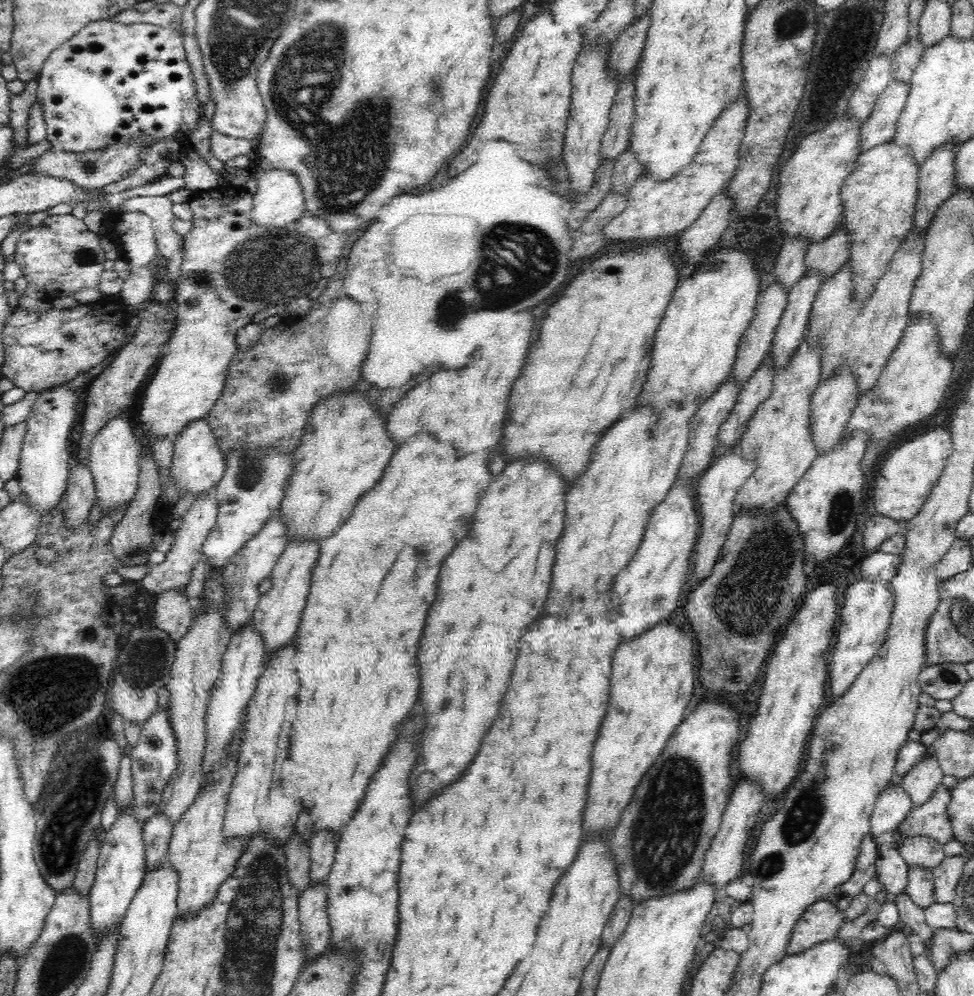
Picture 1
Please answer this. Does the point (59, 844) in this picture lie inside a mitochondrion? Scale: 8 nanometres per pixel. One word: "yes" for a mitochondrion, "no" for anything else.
yes

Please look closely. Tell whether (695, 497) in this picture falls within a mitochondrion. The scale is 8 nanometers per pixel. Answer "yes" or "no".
no

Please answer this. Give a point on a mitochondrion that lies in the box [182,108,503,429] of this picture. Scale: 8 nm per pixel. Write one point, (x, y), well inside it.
(273, 257)

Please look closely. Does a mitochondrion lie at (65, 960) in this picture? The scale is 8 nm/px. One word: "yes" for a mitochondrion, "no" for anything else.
yes

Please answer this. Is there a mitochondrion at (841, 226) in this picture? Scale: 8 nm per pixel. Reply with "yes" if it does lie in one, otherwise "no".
no

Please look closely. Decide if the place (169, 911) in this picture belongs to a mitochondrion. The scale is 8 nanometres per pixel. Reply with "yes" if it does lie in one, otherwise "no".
no

